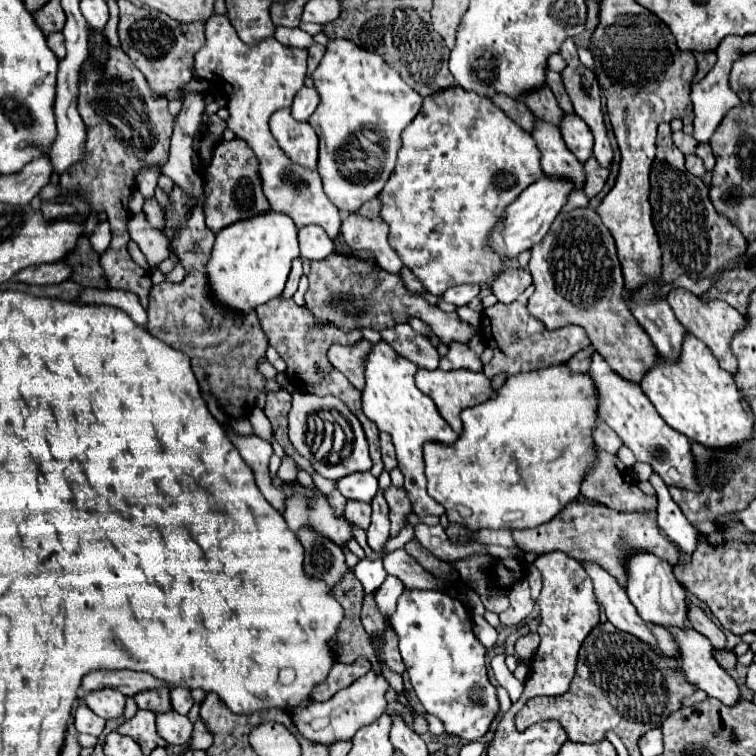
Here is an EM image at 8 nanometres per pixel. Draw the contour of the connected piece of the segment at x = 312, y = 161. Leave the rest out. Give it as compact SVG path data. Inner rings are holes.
M280 109L270 117L270 131L292 163L306 169L318 167L318 137L310 123L296 121L290 109Z

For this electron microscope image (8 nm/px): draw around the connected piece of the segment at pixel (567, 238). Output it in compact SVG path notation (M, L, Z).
M590 207L560 213L550 227L550 235L530 249L528 269L536 287L528 299L528 311L548 329L558 329L566 323L580 325L588 333L592 347L618 375L640 383L644 369L654 365L658 351L622 297L624 277L616 243L602 225L600 215Z

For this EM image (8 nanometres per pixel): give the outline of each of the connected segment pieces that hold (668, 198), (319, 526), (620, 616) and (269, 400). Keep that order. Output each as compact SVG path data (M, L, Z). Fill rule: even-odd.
M668 123L658 127L656 149L658 151L650 173L650 205L652 223L662 247L662 281L672 283L680 275L688 275L692 279L714 275L728 261L740 257L748 243L742 233L730 225L730 221L726 221L726 217L716 213L708 197L708 187L702 183L702 179L686 171L684 155L674 145Z
M300 481L288 483L288 487L292 489L292 495L286 497L284 521L292 533L308 527L310 531L328 537L340 547L344 547L354 537L354 525L346 517L336 515L334 507L328 503L328 497L318 487L310 489Z
M582 561L584 571L588 573L588 577L594 583L594 595L598 599L598 603L604 607L608 621L618 627L620 631L626 631L630 635L636 635L638 639L654 645L654 635L650 635L646 623L642 621L642 617L638 617L638 611L634 609L634 605L630 603L626 589L616 581L616 577L612 577L604 567L600 567L596 561L586 563Z
M278 389L278 391L270 391L266 393L266 405L264 405L264 413L272 423L274 429L274 437L276 441L284 447L284 451L292 457L298 459L296 449L292 447L290 439L288 439L288 413L290 413L290 393L286 389Z

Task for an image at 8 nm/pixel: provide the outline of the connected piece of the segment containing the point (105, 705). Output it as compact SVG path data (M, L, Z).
M104 687L100 691L88 691L84 703L104 719L120 719L124 711L124 695L118 689Z

